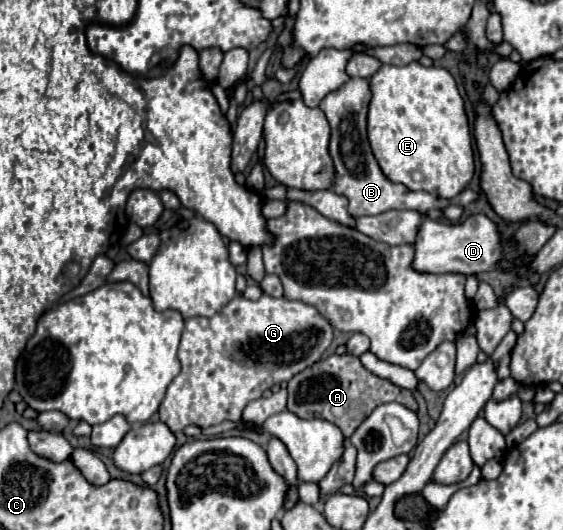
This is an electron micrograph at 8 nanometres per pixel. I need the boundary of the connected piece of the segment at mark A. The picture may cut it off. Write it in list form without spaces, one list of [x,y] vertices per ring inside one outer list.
[[[331,354],[307,370],[299,372],[289,380],[289,402],[287,408],[299,418],[323,418],[341,428],[345,436],[351,436],[359,424],[381,404],[401,402],[411,410],[417,410],[417,402],[411,390],[405,390],[389,380],[383,380],[369,370],[365,370],[357,356]]]

